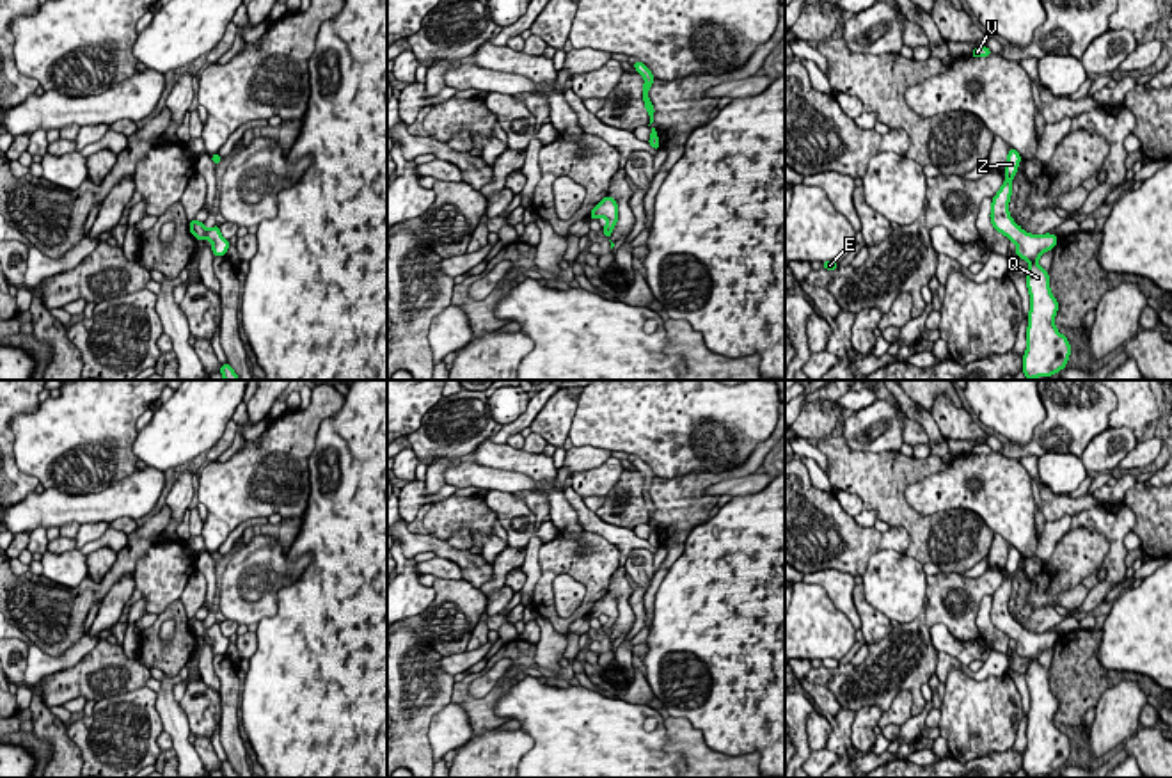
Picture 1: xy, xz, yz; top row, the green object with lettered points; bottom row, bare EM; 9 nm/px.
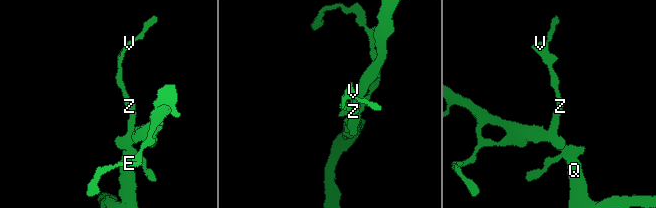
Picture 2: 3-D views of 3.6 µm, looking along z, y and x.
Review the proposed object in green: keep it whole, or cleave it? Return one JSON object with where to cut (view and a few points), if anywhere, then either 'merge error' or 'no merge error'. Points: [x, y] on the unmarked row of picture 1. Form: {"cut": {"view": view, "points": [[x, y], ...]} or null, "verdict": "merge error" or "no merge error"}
{"cut": null, "verdict": "no merge error"}

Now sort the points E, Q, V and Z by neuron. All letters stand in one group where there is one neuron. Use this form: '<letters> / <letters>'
E Q V Z

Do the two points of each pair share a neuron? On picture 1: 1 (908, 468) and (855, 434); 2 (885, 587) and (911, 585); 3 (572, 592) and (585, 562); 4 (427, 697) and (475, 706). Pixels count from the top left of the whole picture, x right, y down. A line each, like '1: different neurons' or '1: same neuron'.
1: different neurons
2: same neuron
3: different neurons
4: different neurons

